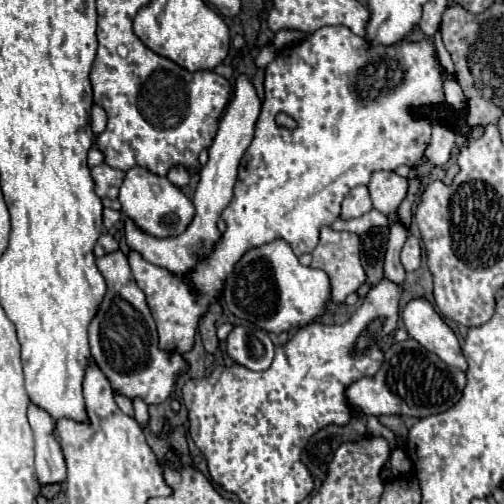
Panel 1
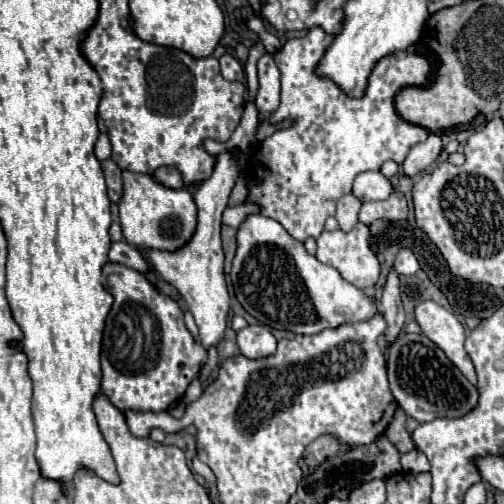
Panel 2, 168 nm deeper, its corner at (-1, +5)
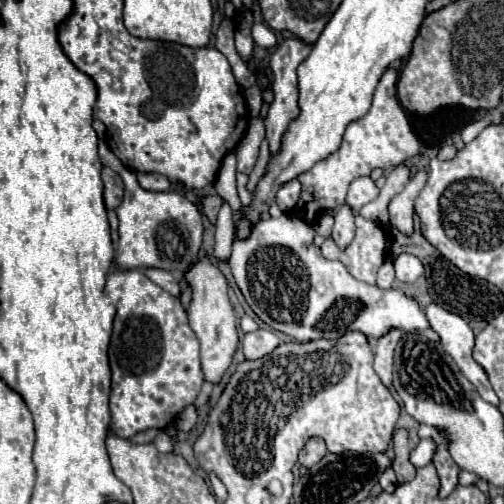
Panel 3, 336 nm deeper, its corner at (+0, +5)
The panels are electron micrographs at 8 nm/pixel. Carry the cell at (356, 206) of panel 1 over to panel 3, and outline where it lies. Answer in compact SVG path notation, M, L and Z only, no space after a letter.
M340 206L334 214L334 228L330 238L338 244L338 248L346 248L354 238L354 214L348 206Z

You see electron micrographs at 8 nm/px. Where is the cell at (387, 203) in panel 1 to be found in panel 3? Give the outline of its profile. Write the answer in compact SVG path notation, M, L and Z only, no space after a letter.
M368 176L356 178L356 180L350 184L350 188L348 188L346 204L348 204L354 212L358 212L364 204L372 202L376 196L378 196L378 188L376 188L376 184L374 184Z

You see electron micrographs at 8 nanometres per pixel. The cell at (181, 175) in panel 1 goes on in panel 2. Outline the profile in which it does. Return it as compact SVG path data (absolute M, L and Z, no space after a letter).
M163 166L159 170L155 170L155 180L157 182L163 182L165 186L171 186L171 188L183 188L183 176L177 168L173 166Z

